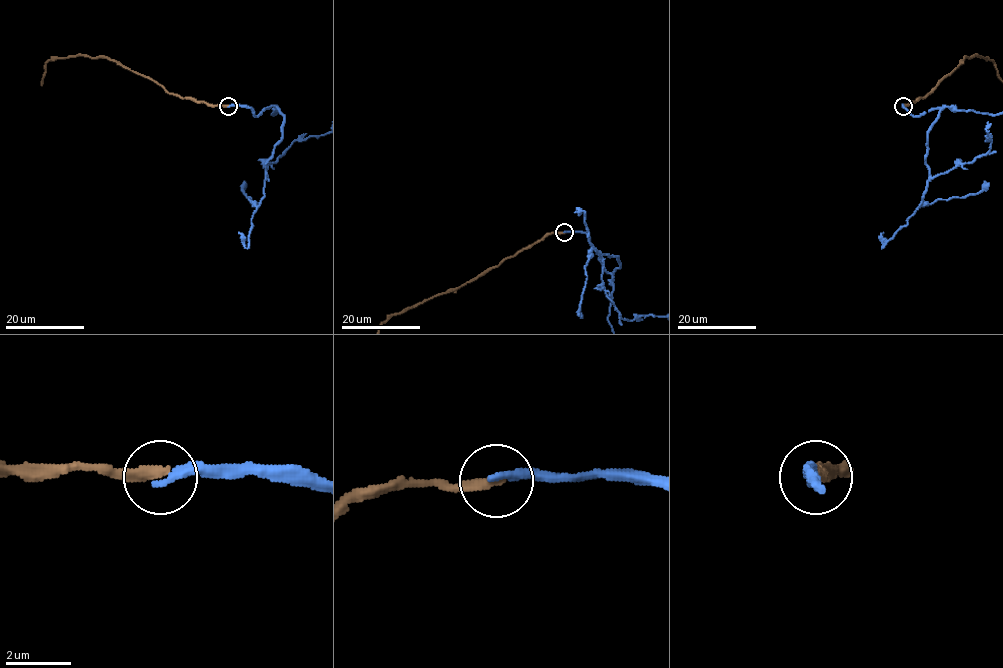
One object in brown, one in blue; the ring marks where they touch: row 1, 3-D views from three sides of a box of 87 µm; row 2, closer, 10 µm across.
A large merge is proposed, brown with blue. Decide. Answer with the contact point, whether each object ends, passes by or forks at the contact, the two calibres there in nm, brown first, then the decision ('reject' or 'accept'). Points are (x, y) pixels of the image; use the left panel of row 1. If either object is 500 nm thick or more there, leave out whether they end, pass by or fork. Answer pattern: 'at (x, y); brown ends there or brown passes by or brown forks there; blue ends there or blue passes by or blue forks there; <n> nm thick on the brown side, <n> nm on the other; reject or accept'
at (228, 106); brown ends there; blue ends there; 320 nm thick on the brown side, 240 nm on the other; reject

